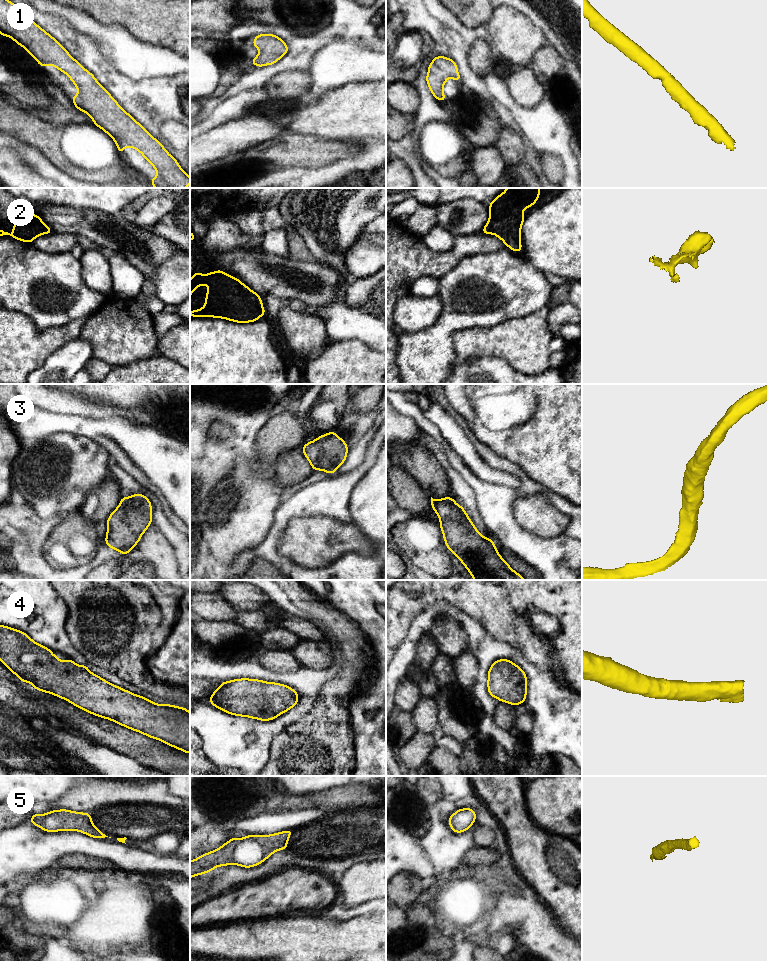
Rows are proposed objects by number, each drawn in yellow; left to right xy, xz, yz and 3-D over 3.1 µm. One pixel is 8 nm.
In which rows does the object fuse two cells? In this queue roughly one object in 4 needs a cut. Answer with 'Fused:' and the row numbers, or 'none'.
Fused: none

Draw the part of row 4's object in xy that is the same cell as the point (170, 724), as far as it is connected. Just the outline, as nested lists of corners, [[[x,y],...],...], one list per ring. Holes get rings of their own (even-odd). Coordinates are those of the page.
[[[0,625],[0,661],[22,682],[32,684],[38,691],[51,693],[95,716],[190,754],[190,712],[184,707],[160,705],[115,686],[90,672],[87,665],[80,666],[70,658],[59,660],[51,649],[34,642],[28,634],[4,625]]]

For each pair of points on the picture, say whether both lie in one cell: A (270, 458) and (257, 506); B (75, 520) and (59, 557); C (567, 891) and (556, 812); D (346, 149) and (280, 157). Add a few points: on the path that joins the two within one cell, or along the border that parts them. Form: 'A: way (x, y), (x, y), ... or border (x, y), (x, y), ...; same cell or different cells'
A: border (258, 460), (273, 466); different cells
B: way (75, 529), (75, 539), (66, 548); same cell
C: border (538, 824), (553, 834), (571, 839); different cells
D: way (330, 150), (296, 151); same cell

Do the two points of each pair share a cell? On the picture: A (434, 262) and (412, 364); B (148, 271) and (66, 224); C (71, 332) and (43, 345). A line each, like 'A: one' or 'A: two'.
A: two
B: one
C: one

